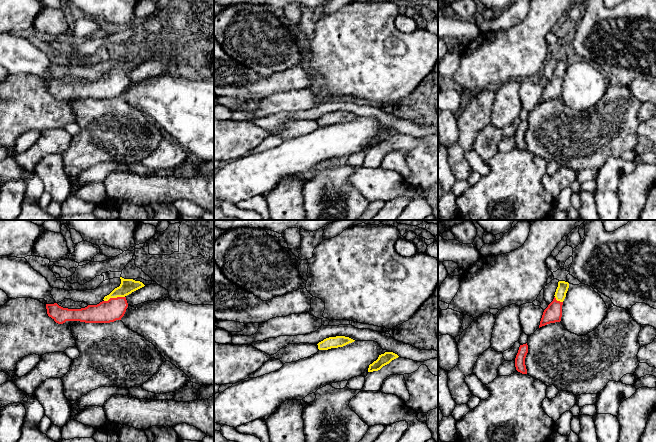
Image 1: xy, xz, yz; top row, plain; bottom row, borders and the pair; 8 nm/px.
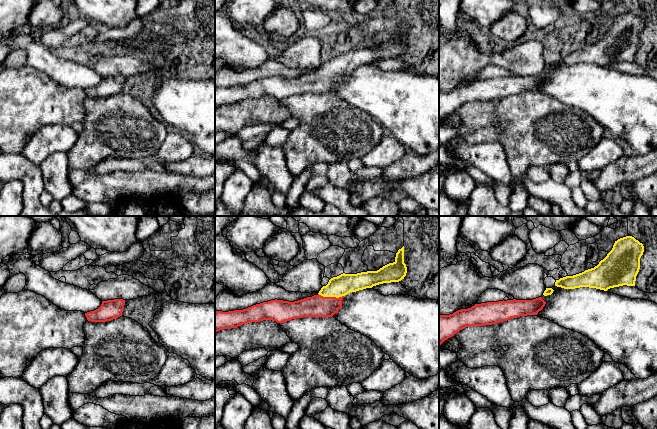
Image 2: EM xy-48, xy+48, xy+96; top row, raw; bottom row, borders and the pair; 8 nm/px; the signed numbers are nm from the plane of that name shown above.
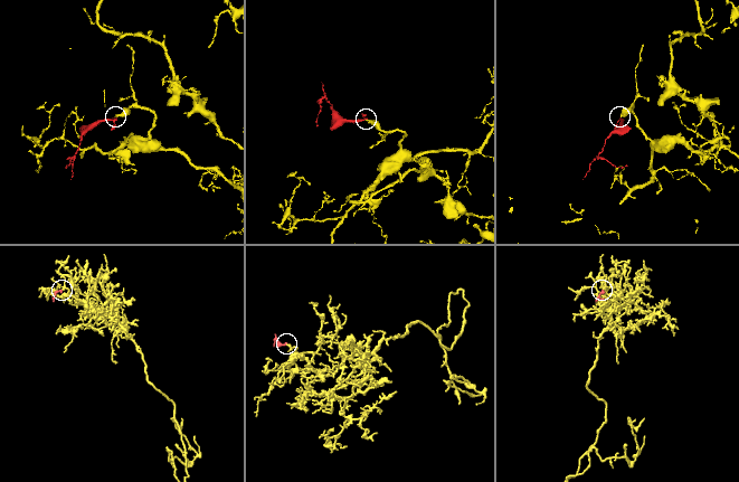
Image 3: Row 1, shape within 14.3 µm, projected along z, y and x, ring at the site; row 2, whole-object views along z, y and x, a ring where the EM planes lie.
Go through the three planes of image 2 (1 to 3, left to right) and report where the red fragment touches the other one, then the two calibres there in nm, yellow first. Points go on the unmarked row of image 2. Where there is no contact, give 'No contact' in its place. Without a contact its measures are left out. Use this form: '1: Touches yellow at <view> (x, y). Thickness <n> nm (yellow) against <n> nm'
1: No contact
2: Touches yellow at xy+48 (331, 72). Thickness 170 nm (yellow) against 180 nm
3: No contact

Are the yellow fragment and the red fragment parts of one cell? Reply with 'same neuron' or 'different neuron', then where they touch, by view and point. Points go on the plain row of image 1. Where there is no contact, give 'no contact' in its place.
same neuron; contact xy (114, 73)

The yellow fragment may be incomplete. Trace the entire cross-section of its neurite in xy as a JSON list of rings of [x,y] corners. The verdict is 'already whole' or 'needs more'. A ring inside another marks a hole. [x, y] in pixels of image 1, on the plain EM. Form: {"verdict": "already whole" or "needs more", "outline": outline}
{"verdict": "needs more", "outline": [[[122,53],[120,55],[120,62],[105,72],[103,77],[97,81],[88,81],[81,85],[68,85],[59,82],[57,79],[46,80],[47,90],[58,100],[63,100],[66,97],[110,99],[121,96],[128,83],[126,72],[145,61],[133,55]]]}

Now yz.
{"verdict": "needs more", "outline": [[[559,57],[553,77],[544,86],[539,104],[550,99],[560,98],[562,93],[562,81],[569,64],[569,59]]]}

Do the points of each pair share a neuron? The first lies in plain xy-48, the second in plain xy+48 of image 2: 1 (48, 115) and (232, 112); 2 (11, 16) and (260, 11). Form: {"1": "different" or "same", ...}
{"1": "same", "2": "same"}

